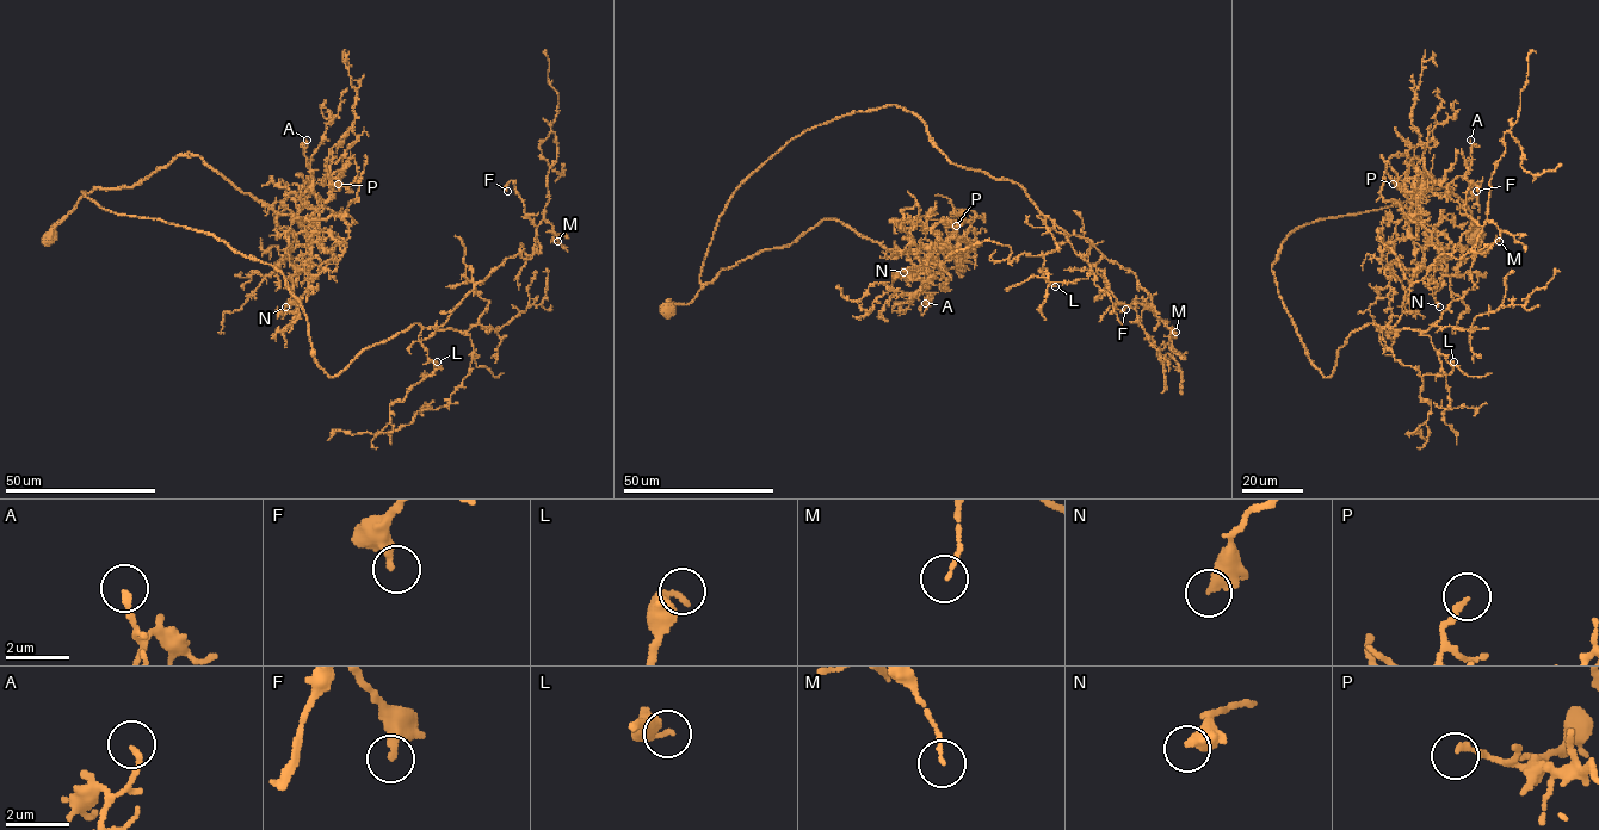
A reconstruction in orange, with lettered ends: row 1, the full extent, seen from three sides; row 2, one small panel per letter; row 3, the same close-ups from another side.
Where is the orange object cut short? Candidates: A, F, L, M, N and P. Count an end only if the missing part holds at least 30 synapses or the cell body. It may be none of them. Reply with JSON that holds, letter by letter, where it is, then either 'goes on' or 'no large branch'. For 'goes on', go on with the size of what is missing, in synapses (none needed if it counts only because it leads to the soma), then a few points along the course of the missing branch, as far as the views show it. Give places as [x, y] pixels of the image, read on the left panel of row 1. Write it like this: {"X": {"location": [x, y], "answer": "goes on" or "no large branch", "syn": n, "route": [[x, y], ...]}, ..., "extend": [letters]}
{"A": {"location": [307, 140], "answer": "no large branch"}, "F": {"location": [507, 191], "answer": "no large branch"}, "L": {"location": [437, 361], "answer": "no large branch"}, "M": {"location": [557, 241], "answer": "no large branch"}, "N": {"location": [285, 307], "answer": "goes on", "syn": 60, "route": [[285, 307], [277, 309], [271, 319], [253, 324], [257, 333], [252, 345]]}, "P": {"location": [338, 184], "answer": "goes on", "syn": 35, "route": [[338, 184], [349, 185], [356, 177], [358, 180]]}, "extend": ["N", "P"]}

